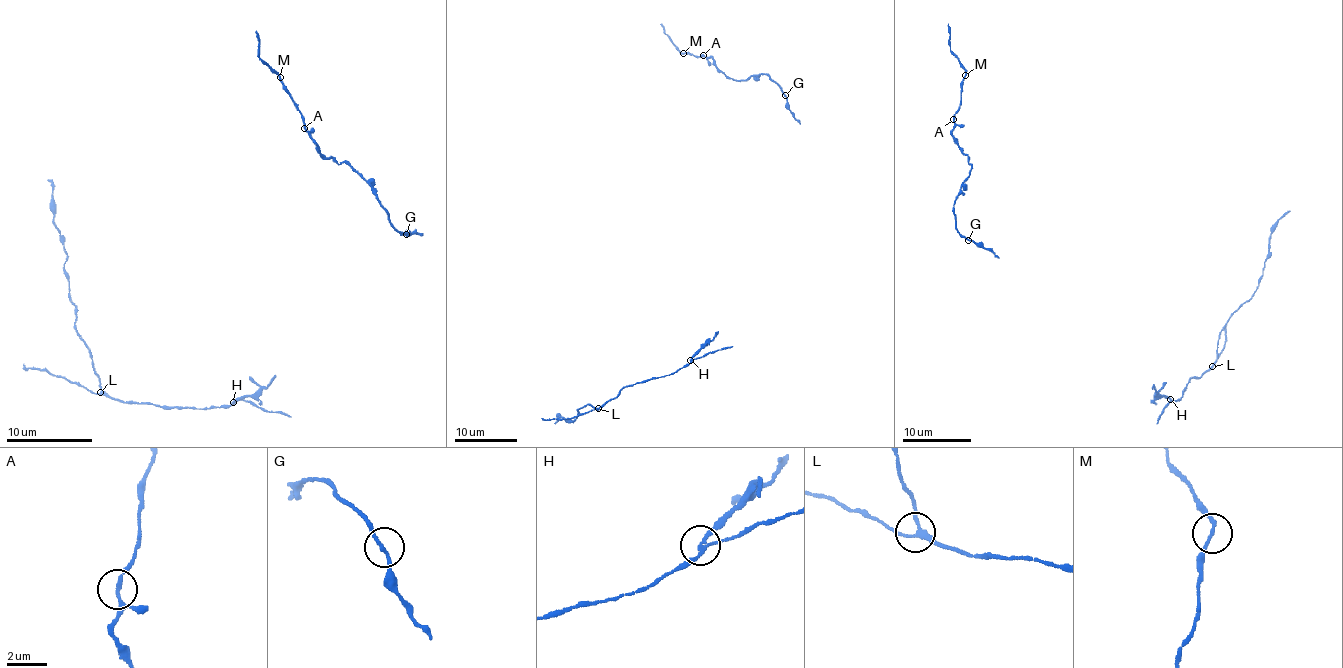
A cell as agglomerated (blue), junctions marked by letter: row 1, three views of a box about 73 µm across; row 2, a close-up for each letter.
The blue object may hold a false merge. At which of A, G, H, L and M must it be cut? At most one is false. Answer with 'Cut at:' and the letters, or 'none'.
Cut at: H

